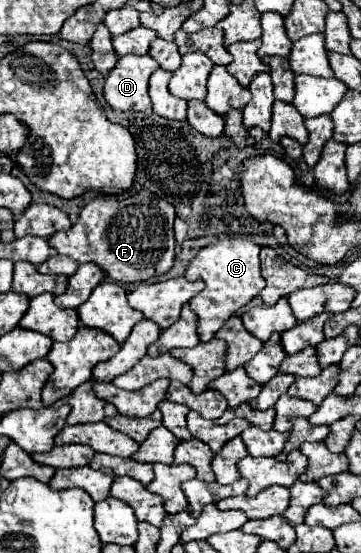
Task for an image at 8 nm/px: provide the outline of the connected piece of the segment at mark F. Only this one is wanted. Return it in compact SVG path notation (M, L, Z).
M140 190L128 198L122 198L122 200L94 198L82 208L78 222L70 230L56 232L50 236L48 242L52 248L56 248L58 254L52 256L50 260L46 260L44 264L40 264L38 272L72 276L80 264L94 262L116 282L142 282L142 280L148 280L152 276L160 276L164 272L168 272L174 264L174 246L176 246L174 230L172 230L174 218L176 218L174 206L150 190Z

